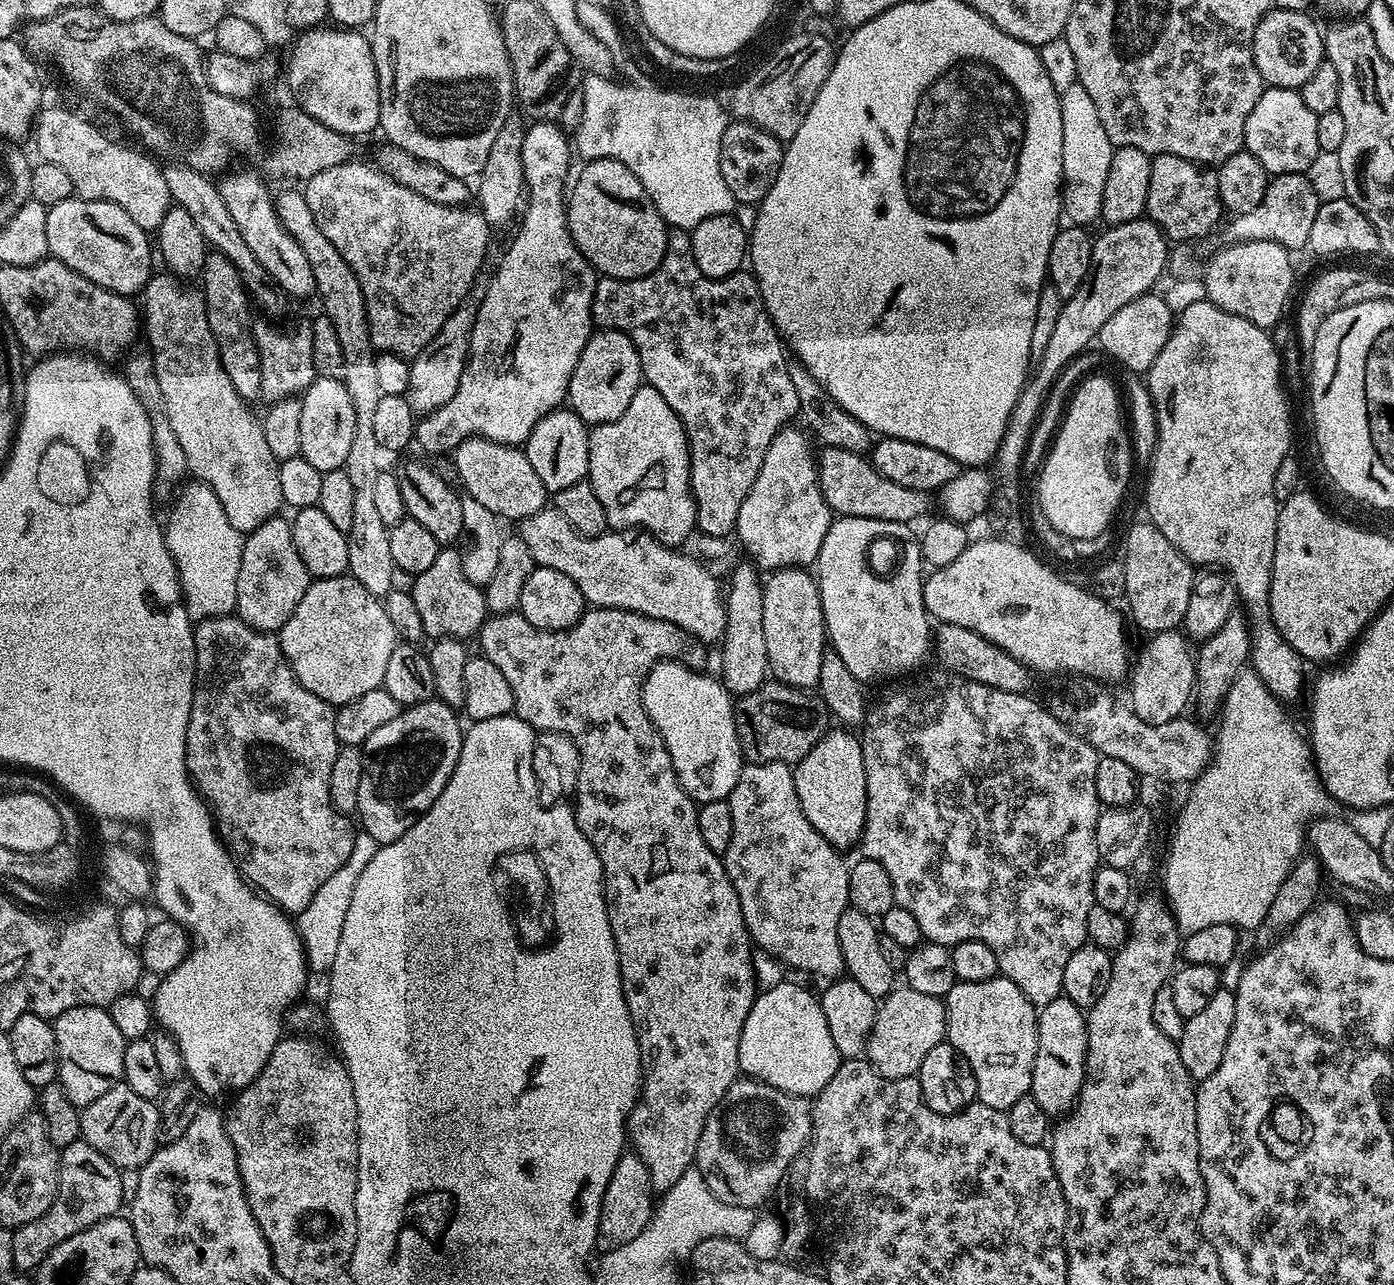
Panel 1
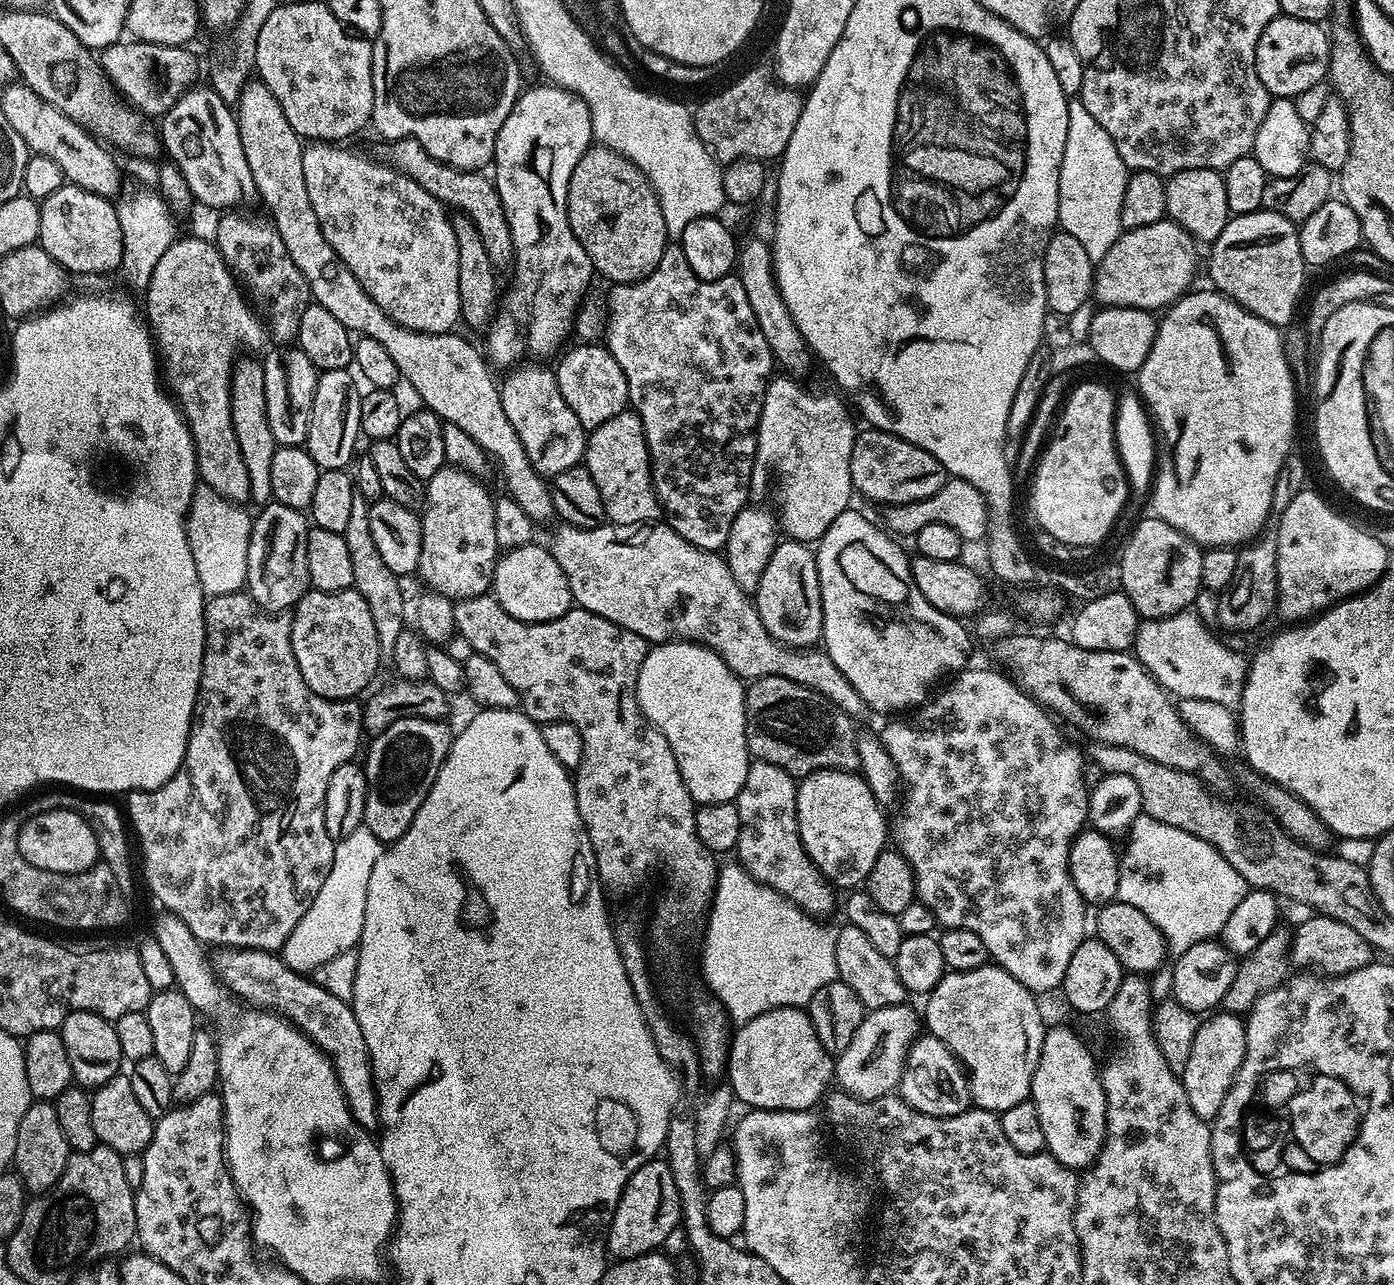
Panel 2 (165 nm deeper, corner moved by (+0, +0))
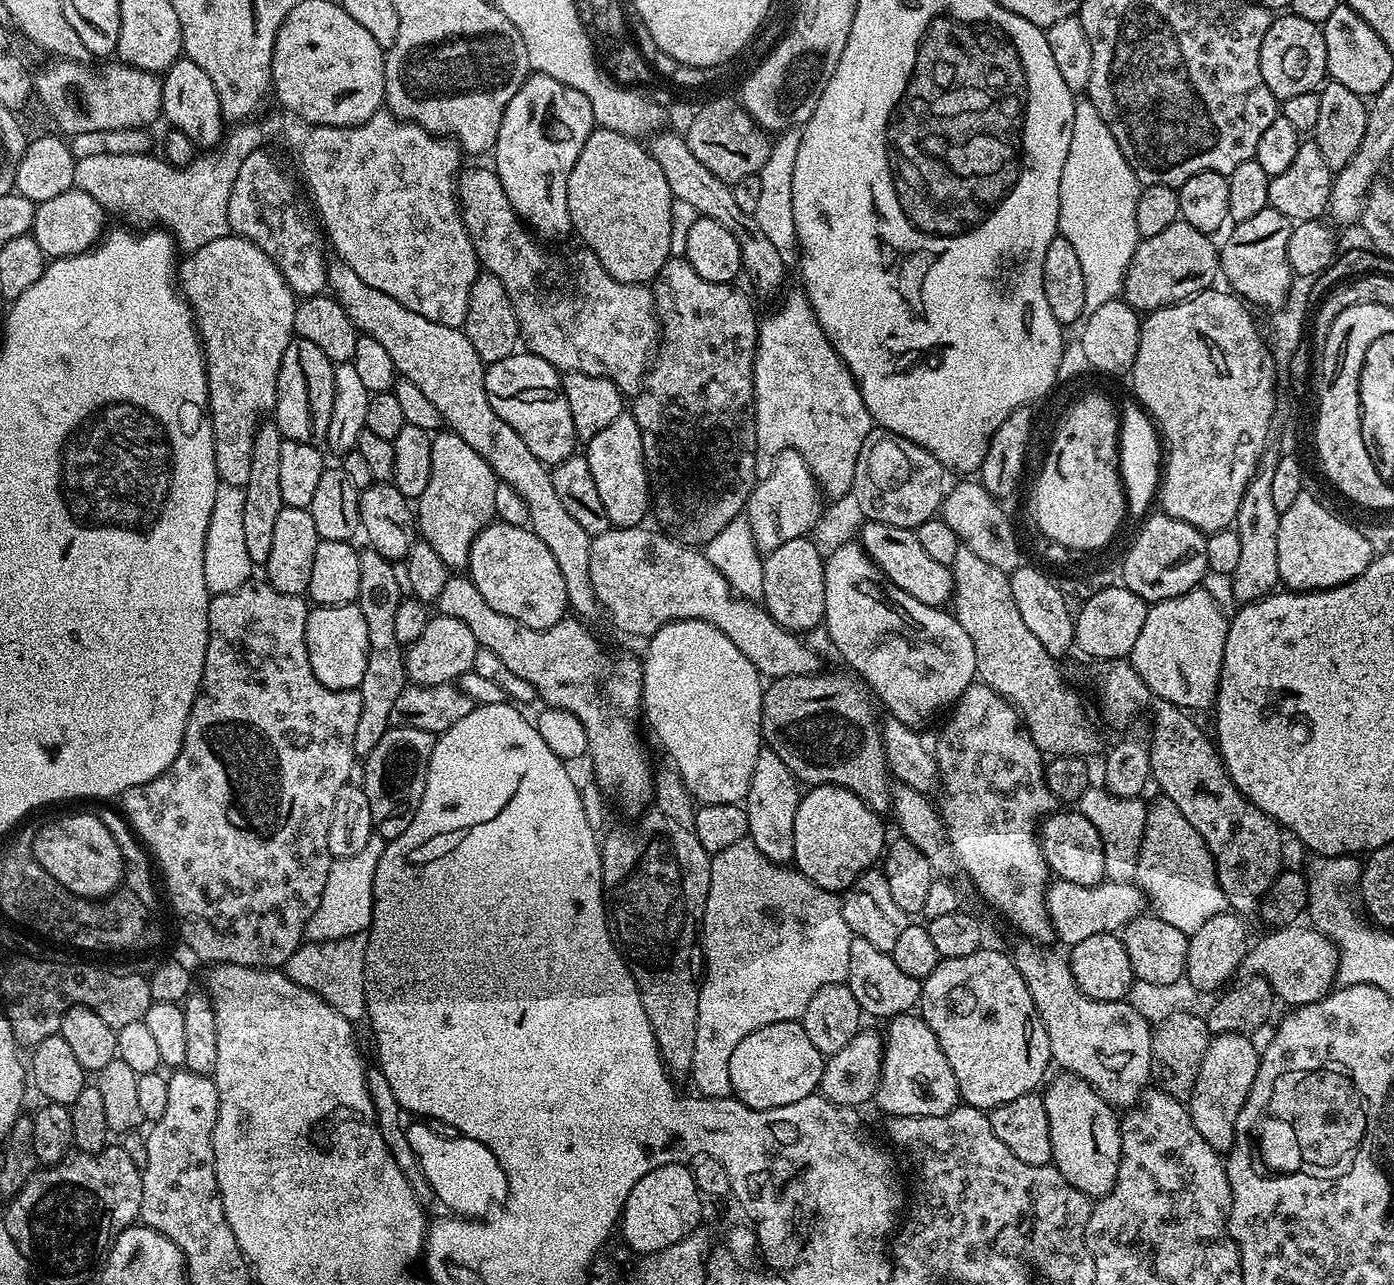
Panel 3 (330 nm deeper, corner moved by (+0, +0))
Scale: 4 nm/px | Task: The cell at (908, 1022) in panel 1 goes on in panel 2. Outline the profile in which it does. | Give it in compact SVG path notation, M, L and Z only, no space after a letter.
M907 1003L885 1008L873 1008L854 1030L850 1046L834 1060L834 1080L843 1091L859 1100L873 1100L895 1093L908 1061L908 1051L921 1035L922 1020Z

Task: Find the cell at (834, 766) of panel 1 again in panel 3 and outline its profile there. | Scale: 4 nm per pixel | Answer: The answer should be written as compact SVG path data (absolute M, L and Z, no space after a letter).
M817 784L801 795L794 814L794 861L799 872L819 888L843 893L872 864L881 859L886 848L881 817L849 788L837 784Z

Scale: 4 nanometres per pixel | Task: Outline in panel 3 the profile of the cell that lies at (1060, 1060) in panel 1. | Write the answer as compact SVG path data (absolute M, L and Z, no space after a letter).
M1061 1071L1060 1076L1052 1080L1048 1089L1043 1089L1044 1109L1048 1115L1050 1126L1050 1142L1052 1143L1052 1163L1056 1169L1078 1190L1082 1190L1089 1198L1105 1196L1114 1186L1118 1166L1120 1165L1120 1120L1113 1105L1103 1100L1082 1078L1070 1072Z

